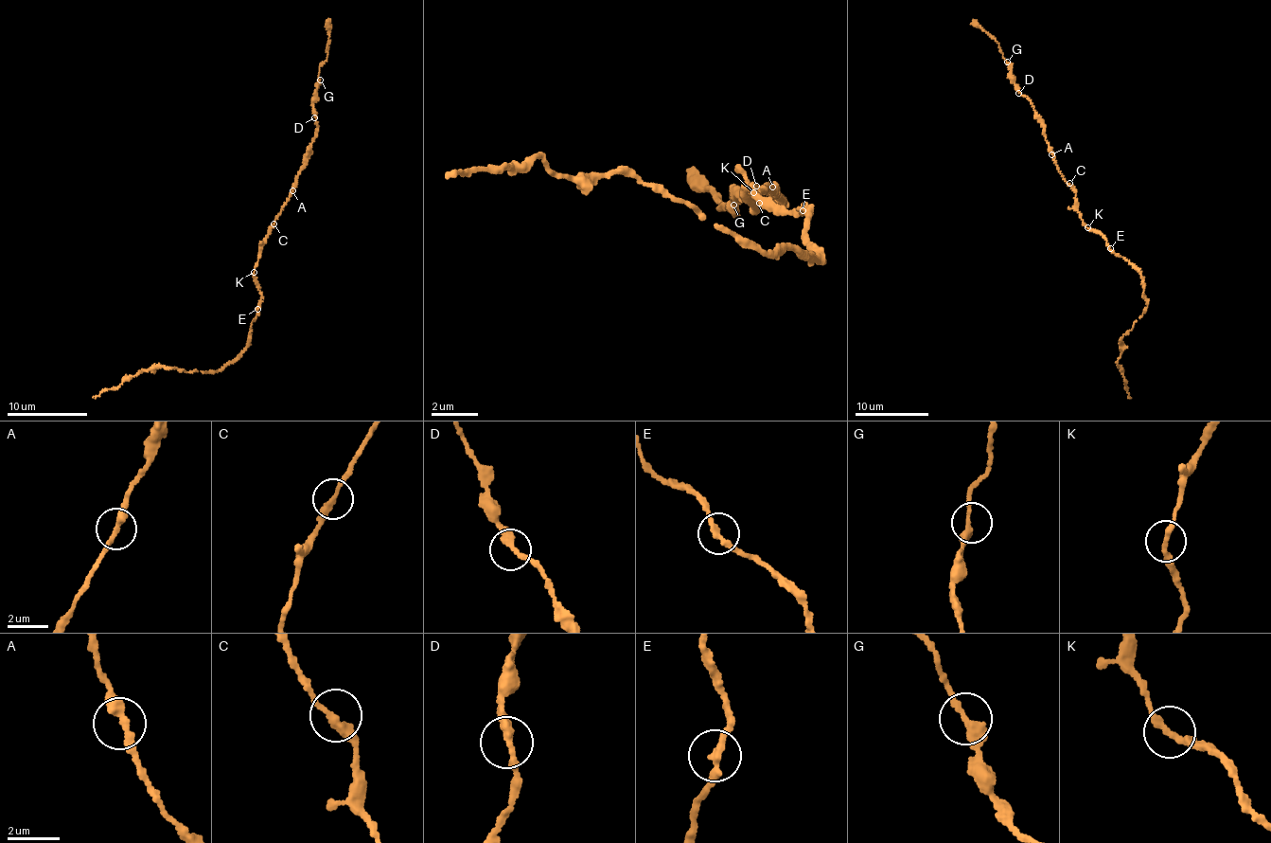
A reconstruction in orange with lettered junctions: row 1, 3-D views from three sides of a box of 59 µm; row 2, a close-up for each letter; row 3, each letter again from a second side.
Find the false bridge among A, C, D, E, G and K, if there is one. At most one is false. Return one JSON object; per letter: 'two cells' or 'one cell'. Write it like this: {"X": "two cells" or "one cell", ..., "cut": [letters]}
{"A": "one cell", "C": "one cell", "D": "one cell", "E": "one cell", "G": "one cell", "K": "one cell", "cut": []}

